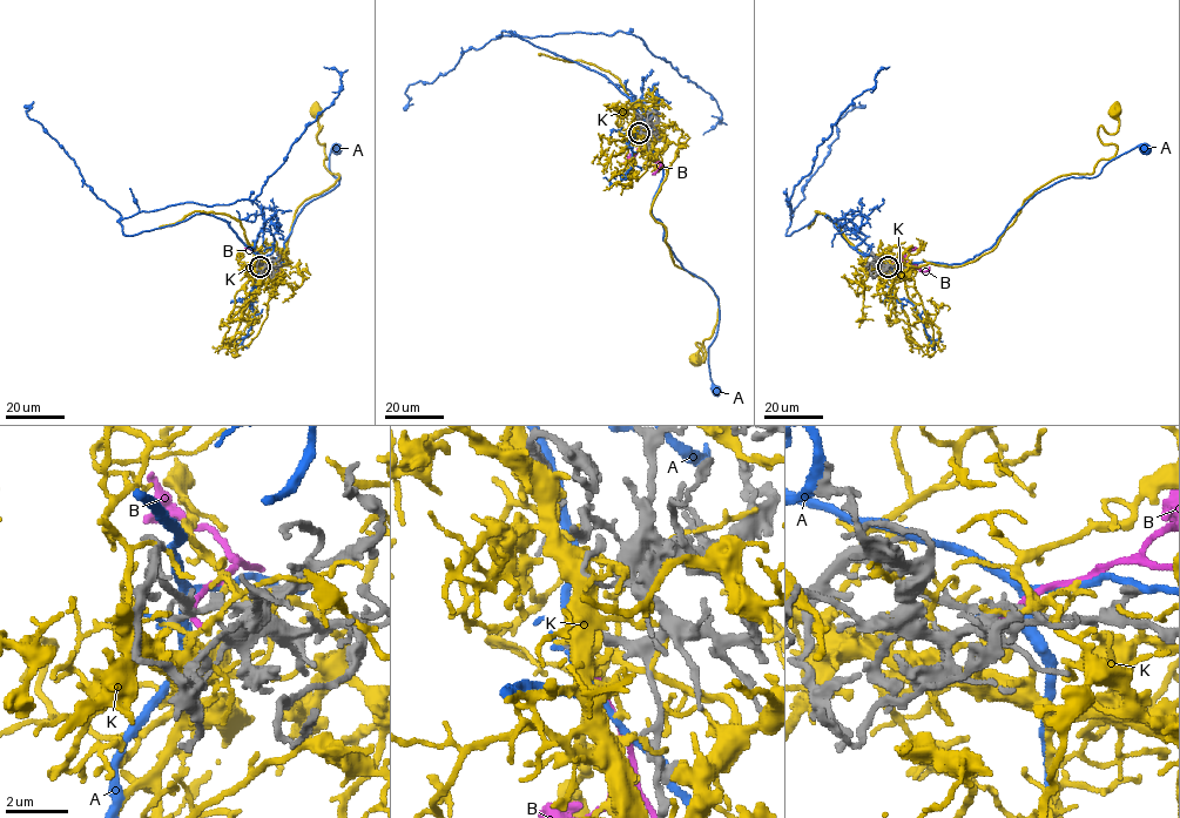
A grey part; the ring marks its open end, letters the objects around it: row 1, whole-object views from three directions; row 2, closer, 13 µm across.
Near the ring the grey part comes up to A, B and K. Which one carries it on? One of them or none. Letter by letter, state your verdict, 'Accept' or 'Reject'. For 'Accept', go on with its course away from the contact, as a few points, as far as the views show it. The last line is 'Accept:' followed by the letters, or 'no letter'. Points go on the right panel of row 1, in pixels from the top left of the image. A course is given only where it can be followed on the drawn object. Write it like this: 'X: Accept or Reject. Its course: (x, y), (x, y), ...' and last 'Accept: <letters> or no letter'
A: Reject
B: Reject
K: Reject
Accept: no letter

